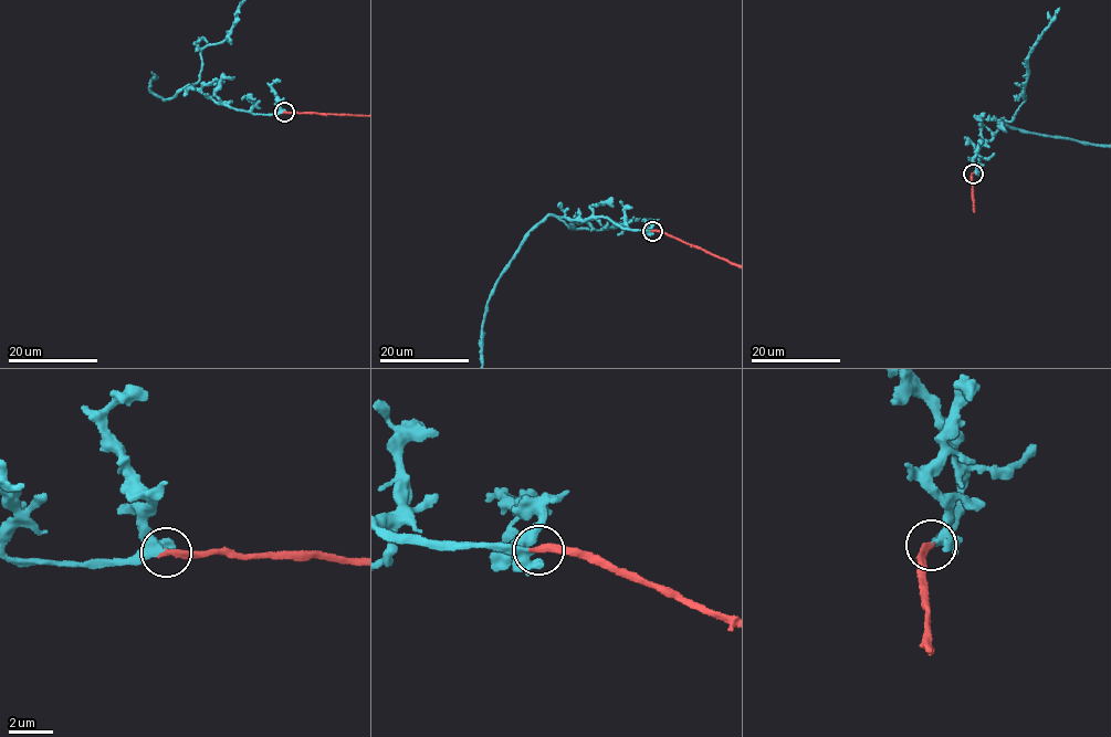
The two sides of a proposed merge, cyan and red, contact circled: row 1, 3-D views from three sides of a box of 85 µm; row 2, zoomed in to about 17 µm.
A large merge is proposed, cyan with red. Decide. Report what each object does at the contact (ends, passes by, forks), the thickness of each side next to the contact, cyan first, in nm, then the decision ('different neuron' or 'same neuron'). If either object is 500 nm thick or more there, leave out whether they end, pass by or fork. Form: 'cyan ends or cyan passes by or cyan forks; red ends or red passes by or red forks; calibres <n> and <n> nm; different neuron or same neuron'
cyan forks; red ends; calibres 220 and 320 nm; same neuron

